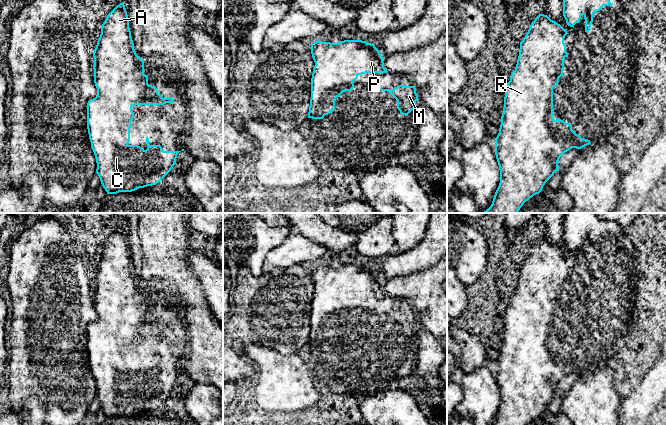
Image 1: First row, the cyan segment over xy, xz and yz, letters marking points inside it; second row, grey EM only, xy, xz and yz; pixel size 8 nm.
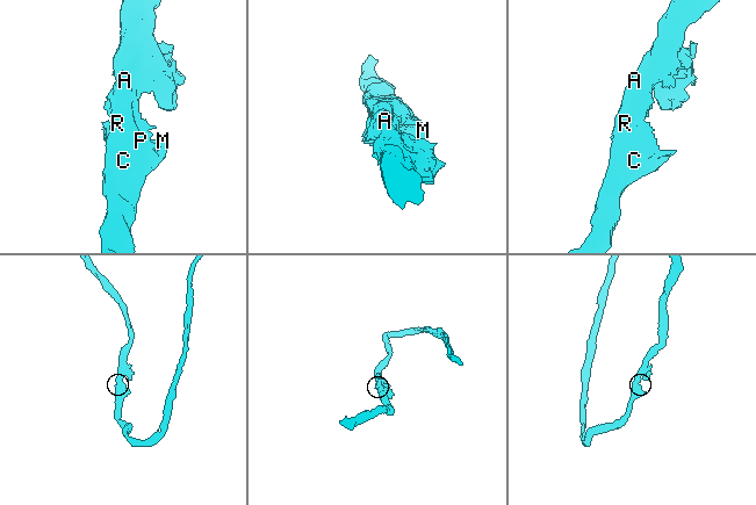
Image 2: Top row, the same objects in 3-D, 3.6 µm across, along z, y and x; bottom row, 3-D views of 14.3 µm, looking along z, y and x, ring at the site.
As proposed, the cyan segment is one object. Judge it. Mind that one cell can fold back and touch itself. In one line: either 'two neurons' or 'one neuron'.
one neuron

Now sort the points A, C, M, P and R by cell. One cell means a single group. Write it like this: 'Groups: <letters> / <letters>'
Groups: A C M P R

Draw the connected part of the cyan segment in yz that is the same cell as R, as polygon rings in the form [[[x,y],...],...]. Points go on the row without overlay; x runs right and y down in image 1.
[[[539,238],[520,266],[517,288],[506,309],[499,357],[494,363],[500,407],[493,425],[528,425],[559,395],[558,385],[565,376],[591,367],[576,358],[571,348],[553,343],[553,312],[563,300],[564,283],[568,281],[564,267],[567,258],[560,248]]]

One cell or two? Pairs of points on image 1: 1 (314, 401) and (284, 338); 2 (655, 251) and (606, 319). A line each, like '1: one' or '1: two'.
1: two
2: one

